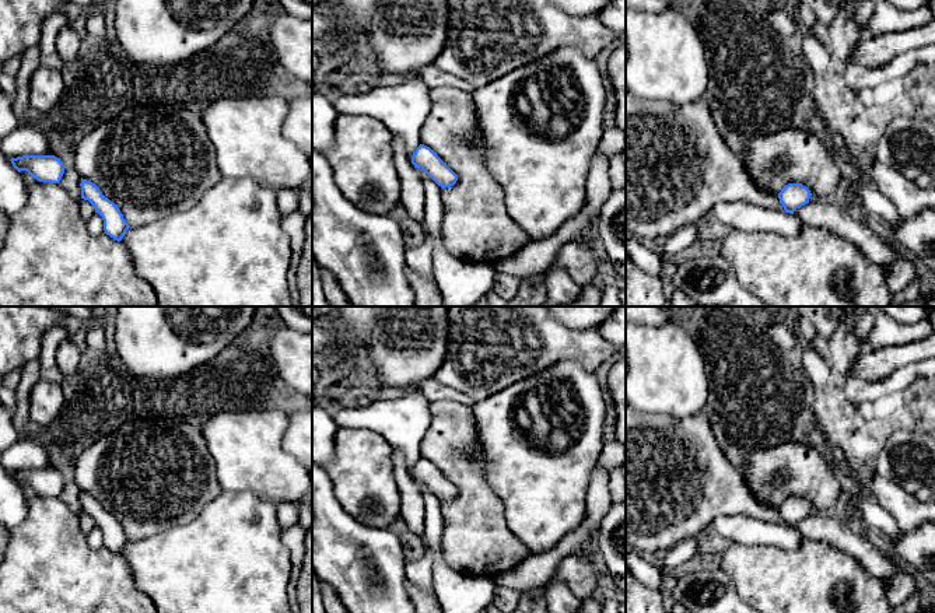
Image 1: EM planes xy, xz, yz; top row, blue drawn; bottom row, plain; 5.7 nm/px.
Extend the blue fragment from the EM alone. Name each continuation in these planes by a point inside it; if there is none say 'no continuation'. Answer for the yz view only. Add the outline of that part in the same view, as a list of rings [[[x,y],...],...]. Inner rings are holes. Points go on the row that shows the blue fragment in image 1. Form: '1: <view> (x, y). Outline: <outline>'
no continuation

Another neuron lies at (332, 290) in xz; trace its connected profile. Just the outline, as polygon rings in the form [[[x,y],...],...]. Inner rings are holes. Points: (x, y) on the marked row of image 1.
[[[322,270],[322,288],[329,306],[351,306],[339,280],[328,270]]]

